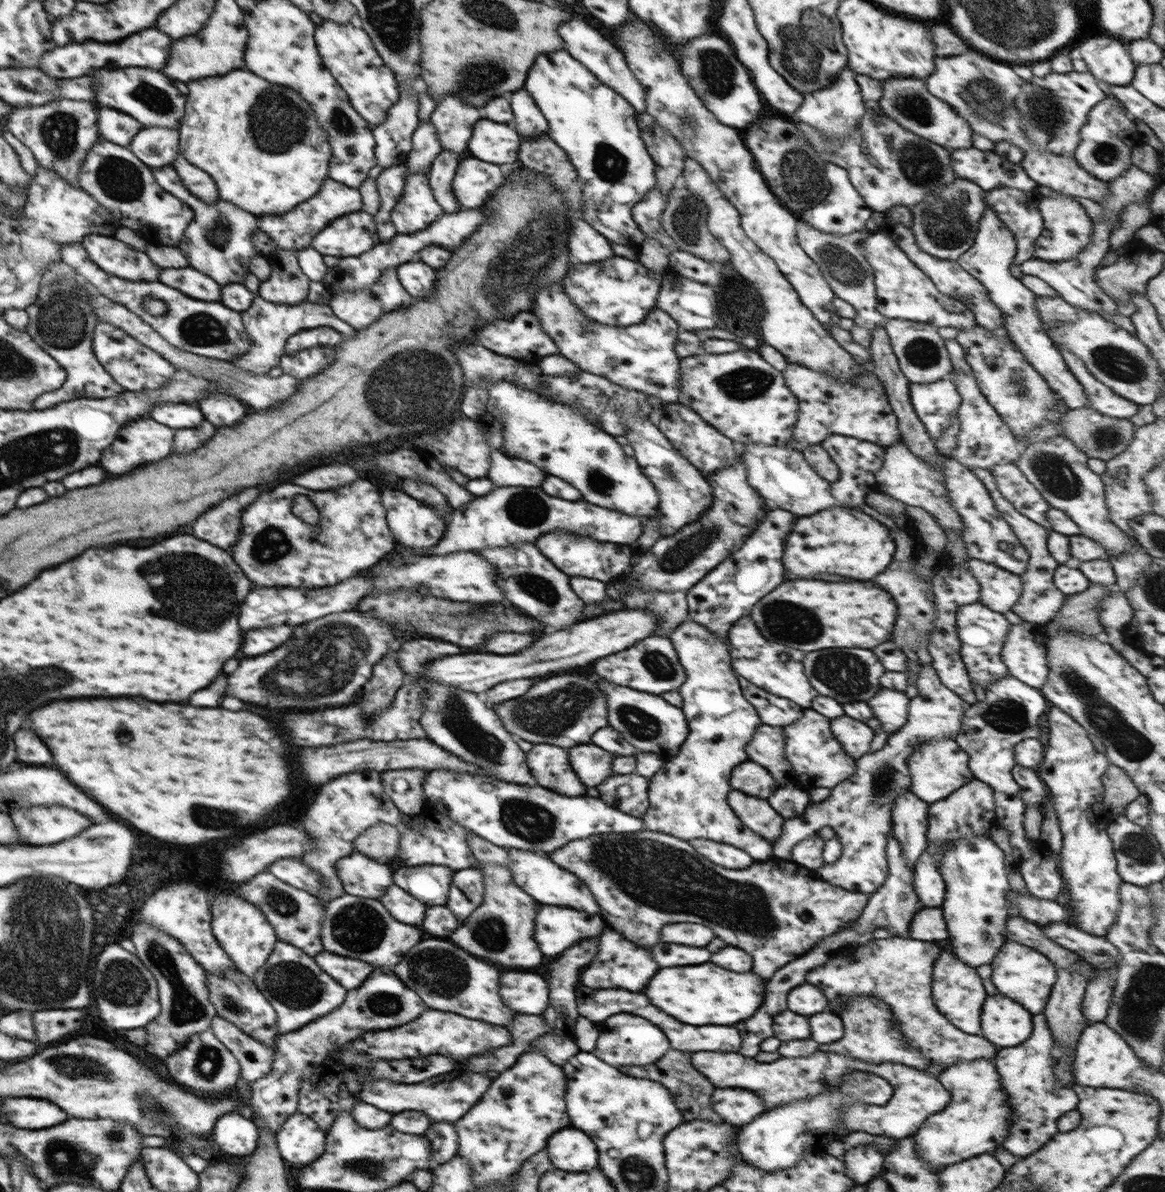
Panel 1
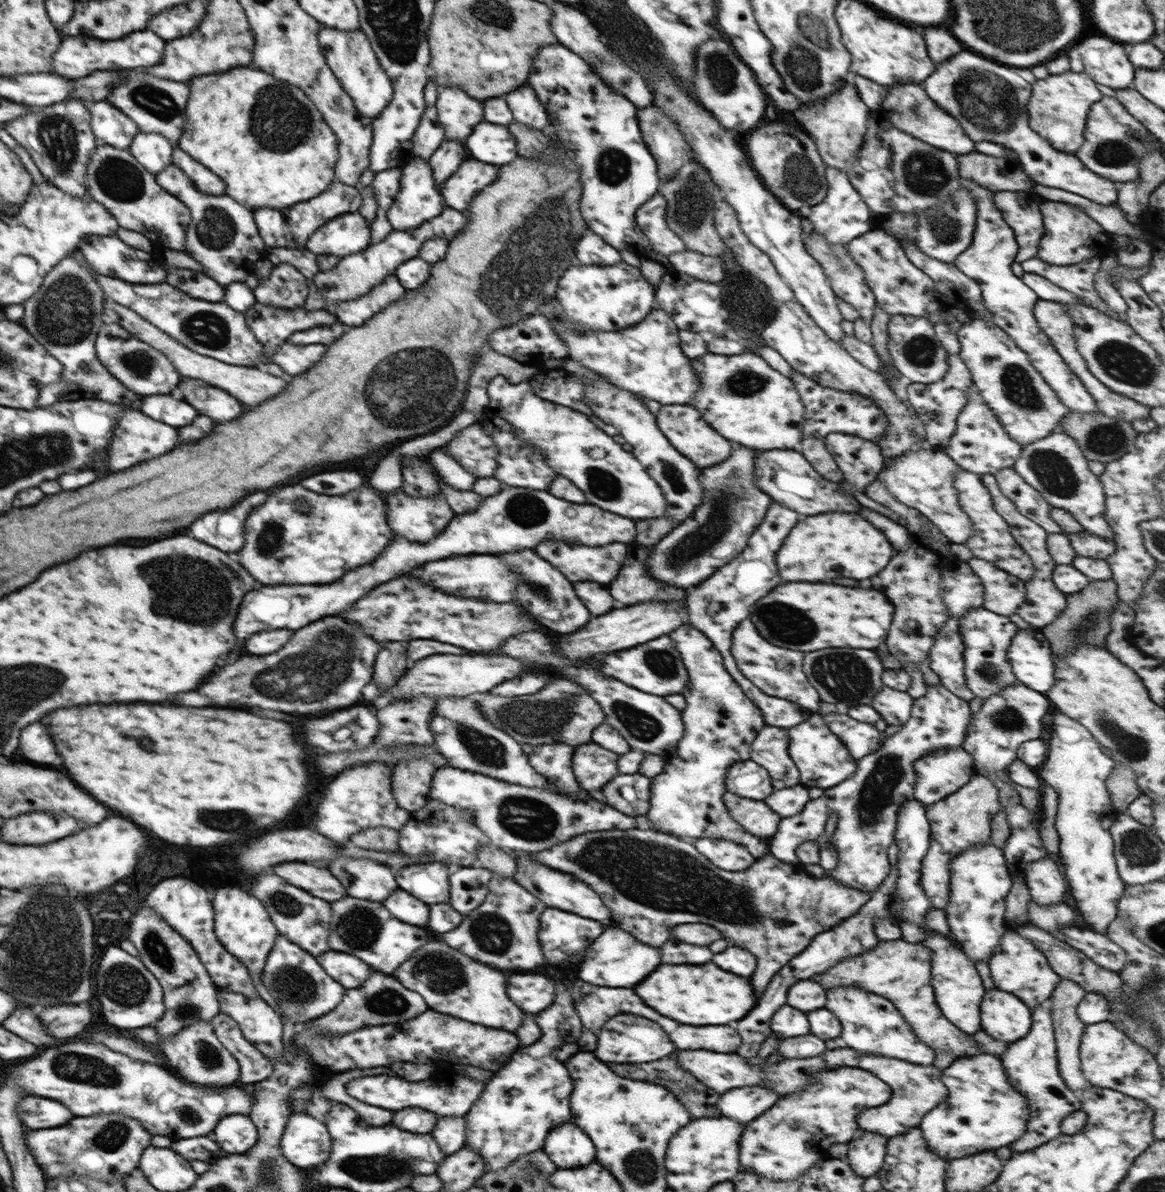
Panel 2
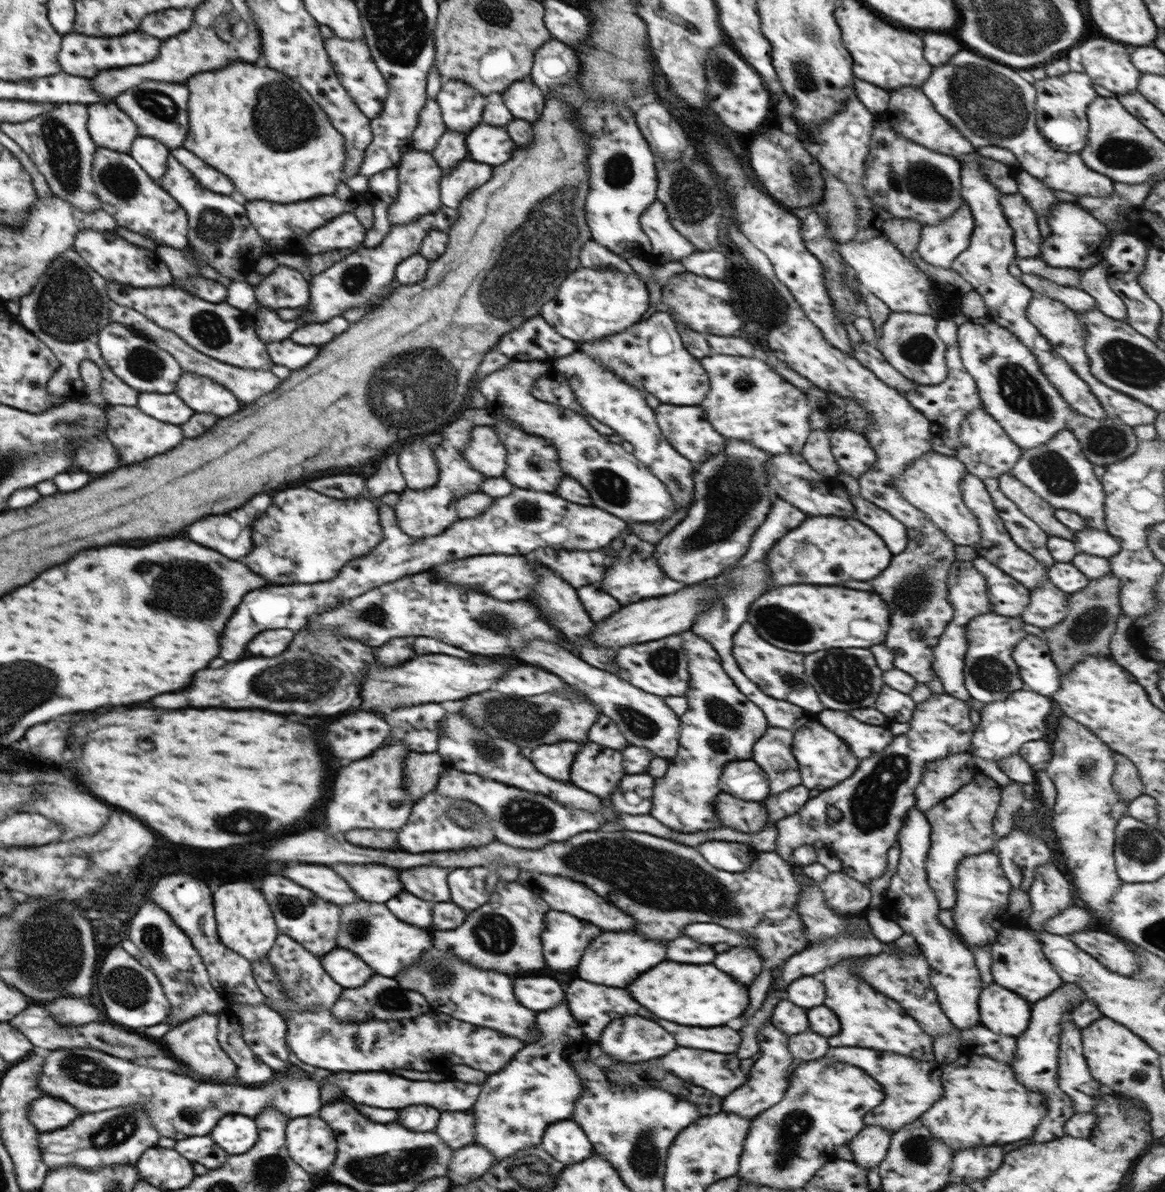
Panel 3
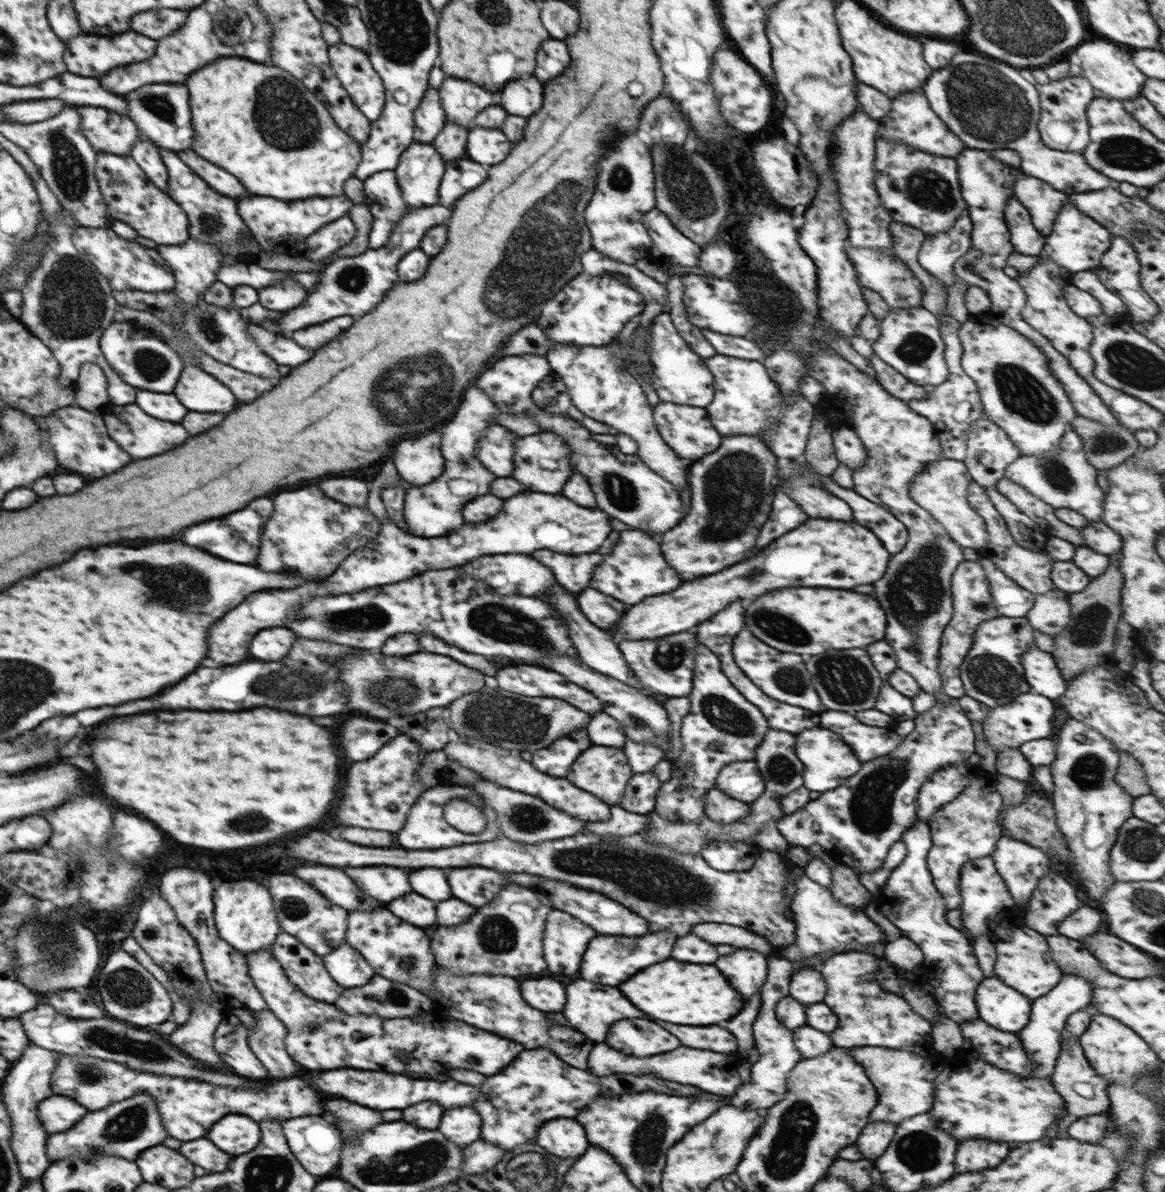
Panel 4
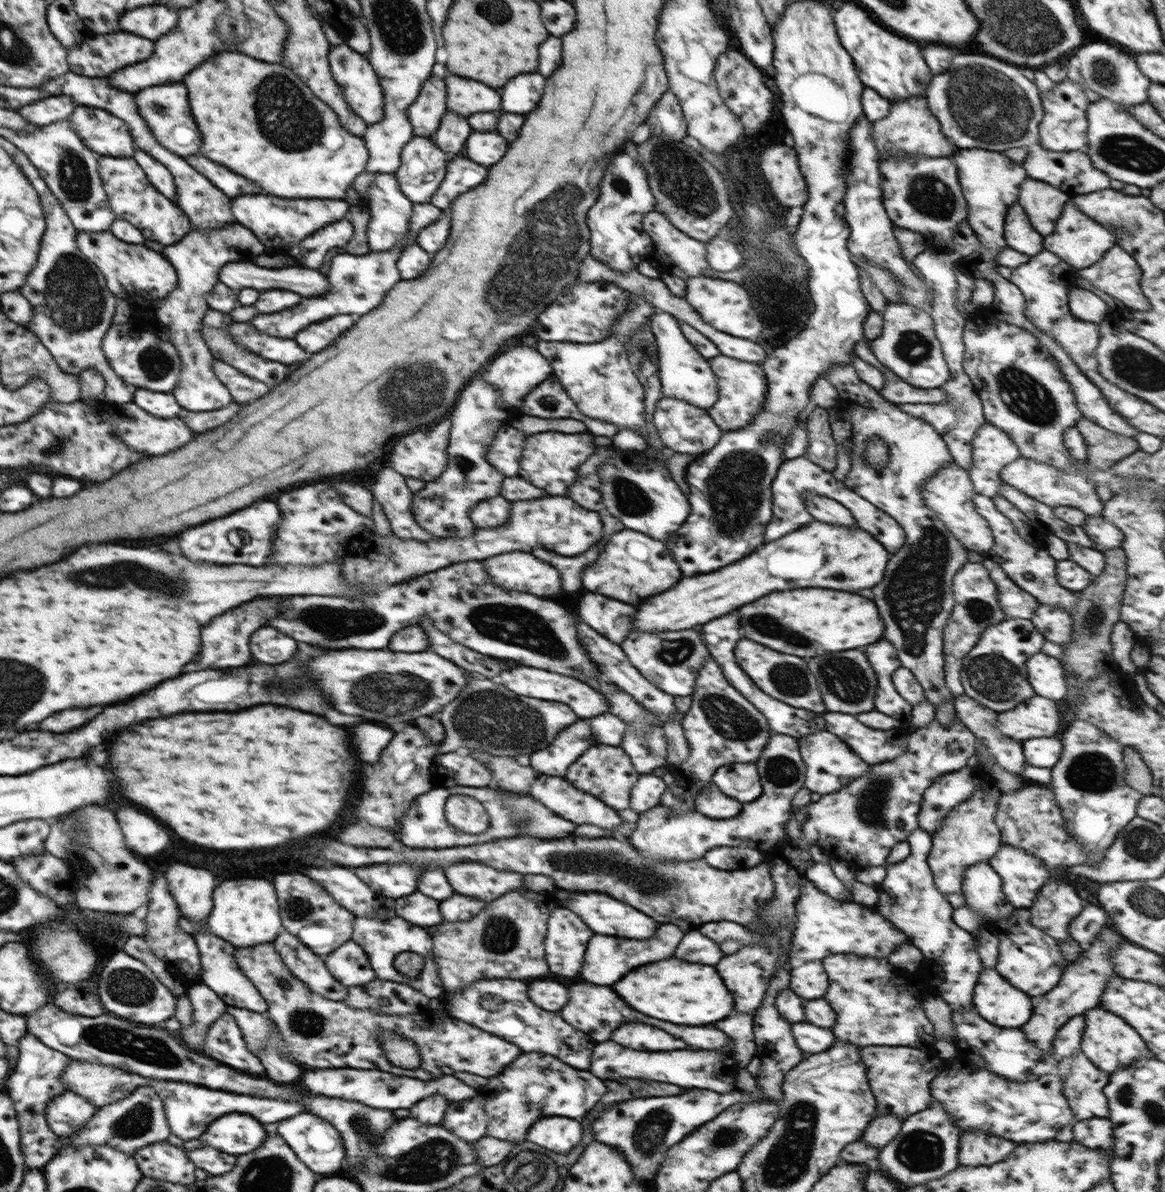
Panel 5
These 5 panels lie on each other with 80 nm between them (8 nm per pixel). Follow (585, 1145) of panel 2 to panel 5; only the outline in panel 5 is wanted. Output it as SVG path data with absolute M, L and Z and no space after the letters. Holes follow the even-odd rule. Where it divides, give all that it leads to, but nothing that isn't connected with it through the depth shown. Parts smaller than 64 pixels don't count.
M542 1118L530 1127L527 1138L541 1150L566 1154L580 1144L582 1126L572 1118Z

